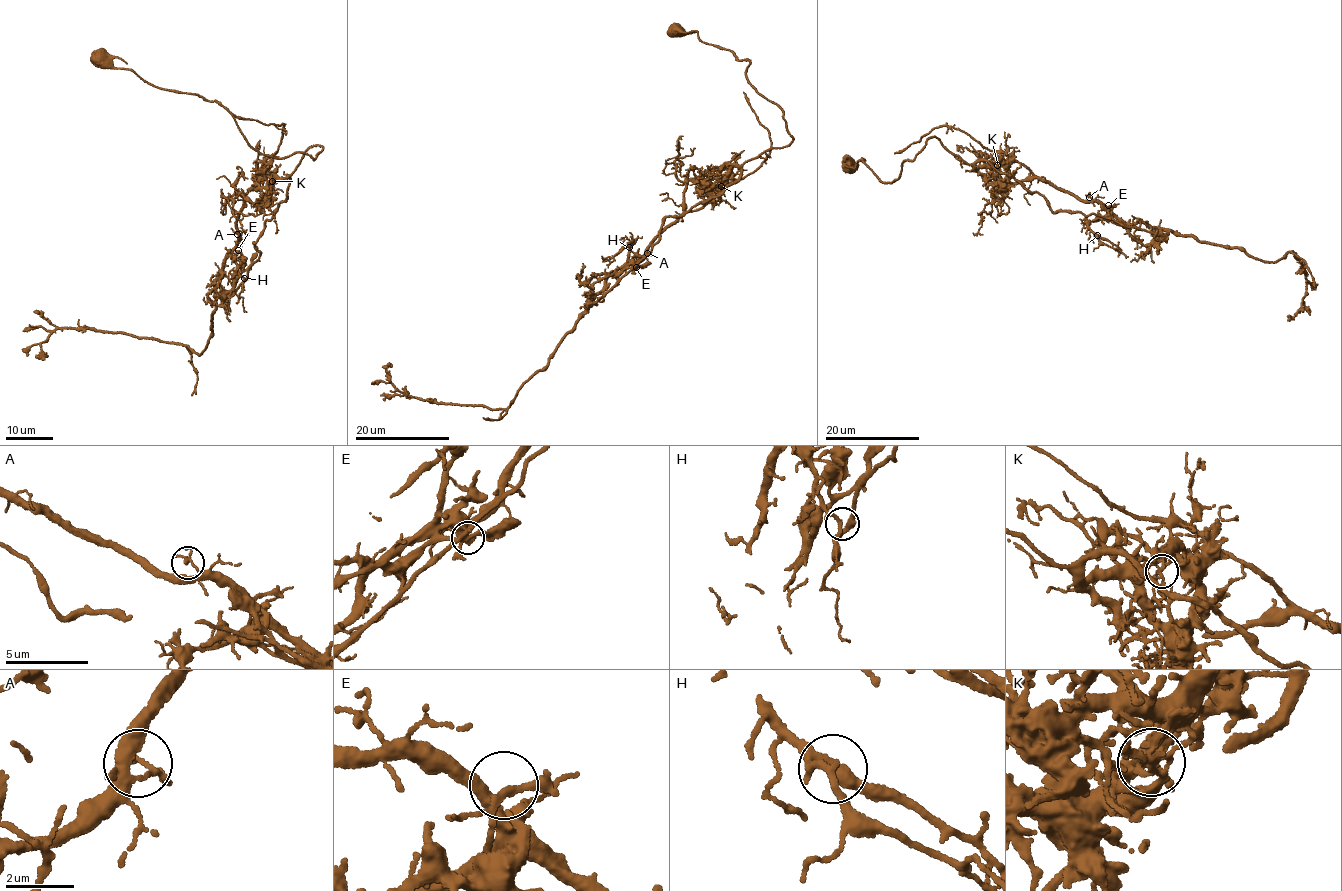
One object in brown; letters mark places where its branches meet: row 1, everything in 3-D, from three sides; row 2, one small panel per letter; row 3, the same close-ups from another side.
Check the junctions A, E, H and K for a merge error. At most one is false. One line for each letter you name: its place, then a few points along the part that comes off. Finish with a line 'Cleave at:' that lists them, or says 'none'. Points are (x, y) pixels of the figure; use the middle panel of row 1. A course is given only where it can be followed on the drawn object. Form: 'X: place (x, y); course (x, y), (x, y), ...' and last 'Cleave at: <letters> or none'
K: place (721, 186); course (721, 186), (716, 197), (655, 238), (641, 259), (609, 277), (508, 407), (419, 400), (390, 382), (389, 362)
Cleave at: K

